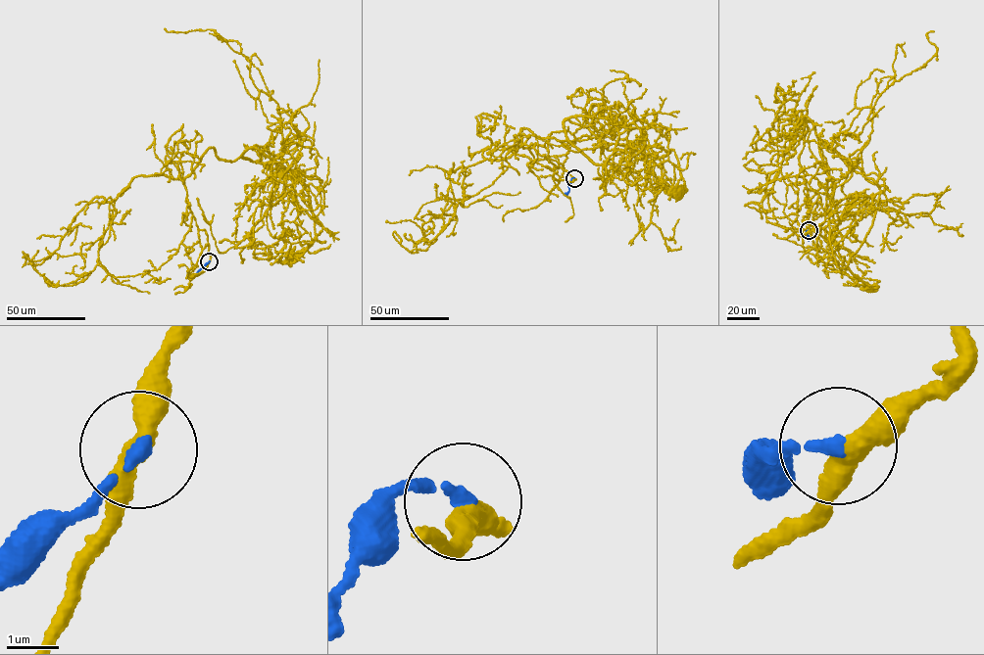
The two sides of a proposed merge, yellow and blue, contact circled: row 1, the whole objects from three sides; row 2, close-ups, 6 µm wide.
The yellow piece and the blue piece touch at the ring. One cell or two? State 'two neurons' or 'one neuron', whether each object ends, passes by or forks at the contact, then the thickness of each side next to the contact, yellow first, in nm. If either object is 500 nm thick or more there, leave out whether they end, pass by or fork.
one neuron; yellow passes by; blue ends there; 400 nm thick on the yellow side, 240 nm on the other

